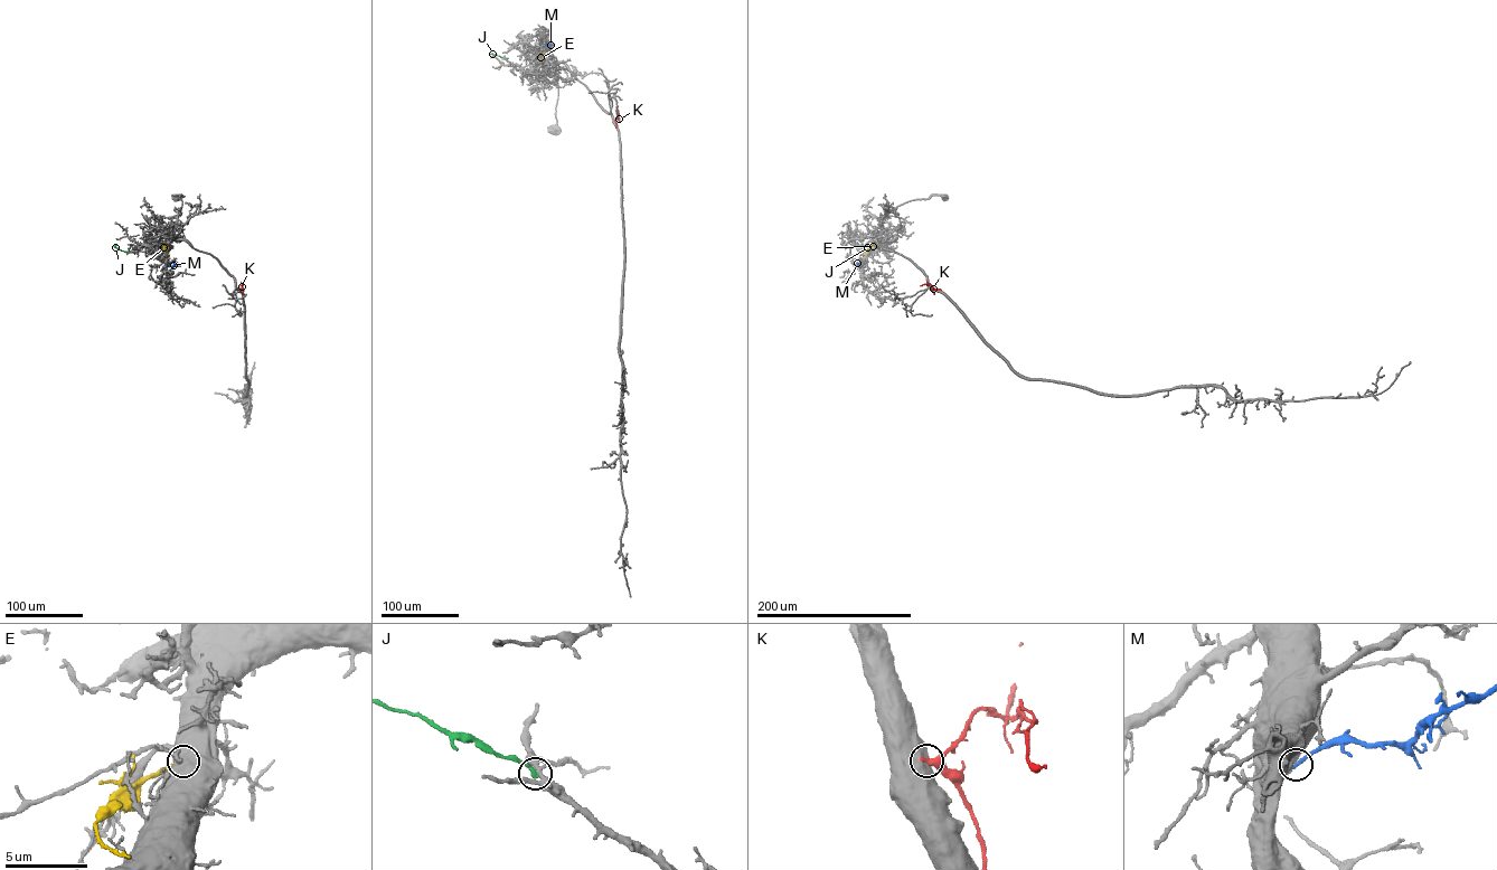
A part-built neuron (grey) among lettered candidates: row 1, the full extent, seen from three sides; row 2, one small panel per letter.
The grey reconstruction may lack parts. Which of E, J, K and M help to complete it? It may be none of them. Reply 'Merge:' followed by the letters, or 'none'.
Merge: M

